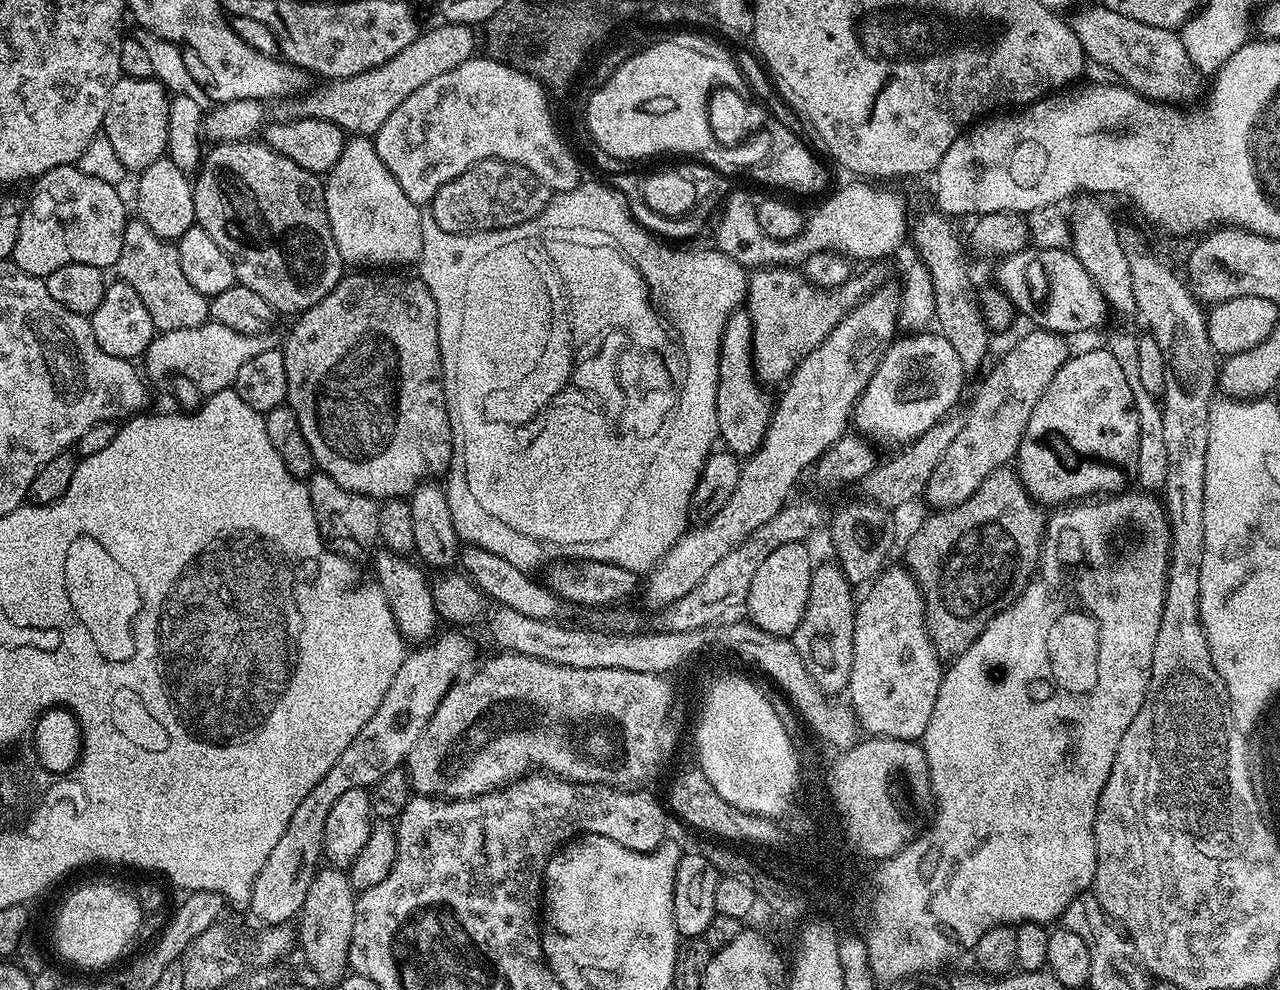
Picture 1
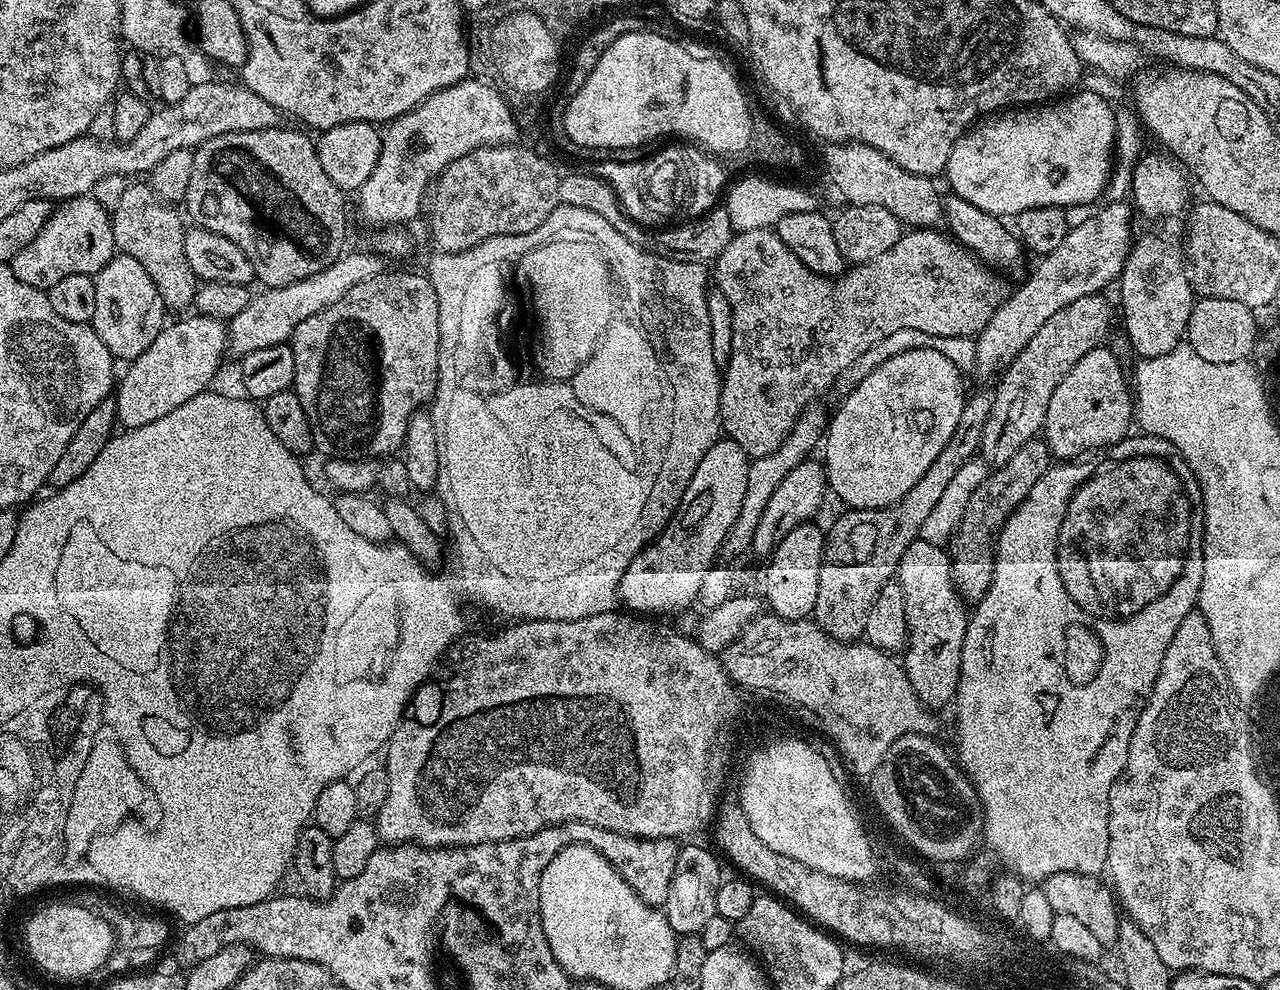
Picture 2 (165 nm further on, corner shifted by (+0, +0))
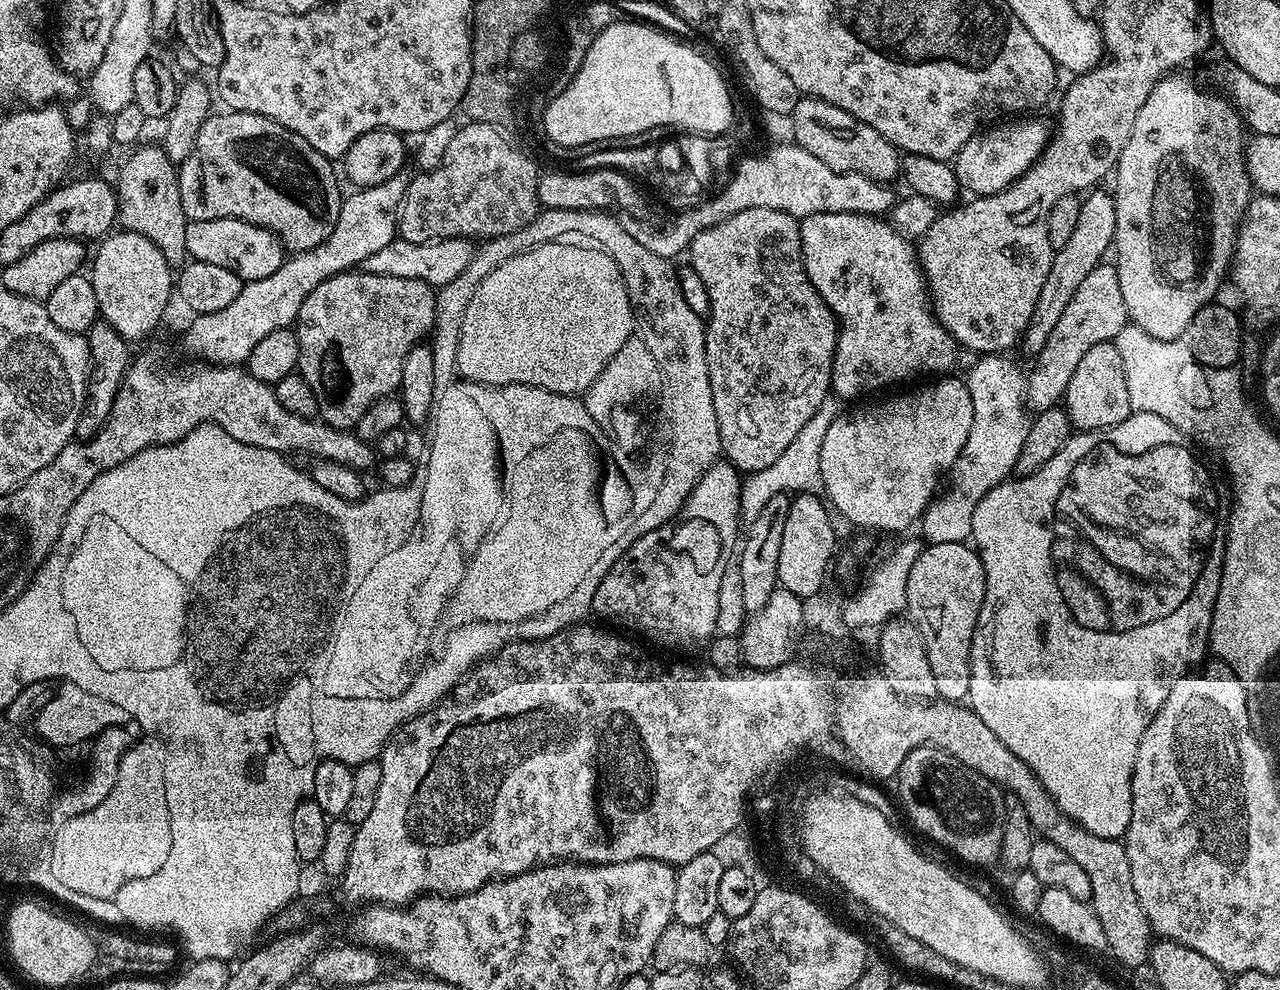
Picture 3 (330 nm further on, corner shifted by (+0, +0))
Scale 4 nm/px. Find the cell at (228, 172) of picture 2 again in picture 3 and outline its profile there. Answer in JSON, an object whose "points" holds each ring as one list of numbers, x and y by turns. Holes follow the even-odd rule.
{"points":[[224,110,221,113,221,116,216,116,217,114,209,115,207,122,198,130,198,138,194,142,194,150,190,150,190,158,186,158,178,166,182,210,187,214,188,219,213,220,214,218,234,218,235,220,245,220,251,224,257,224,273,232,280,239,285,249,292,254,309,252,314,250,316,246,322,246,322,242,326,242,326,238,330,238,334,226,338,226,338,218,340,217,342,191,340,192,340,184,336,181,336,172,332,169,335,168,333,161,329,160,327,156,318,154,318,150,314,150,314,146,310,146,310,142,306,142,306,138,286,130,286,126,278,126,278,122,274,122,262,114,234,112,231,110]]}

